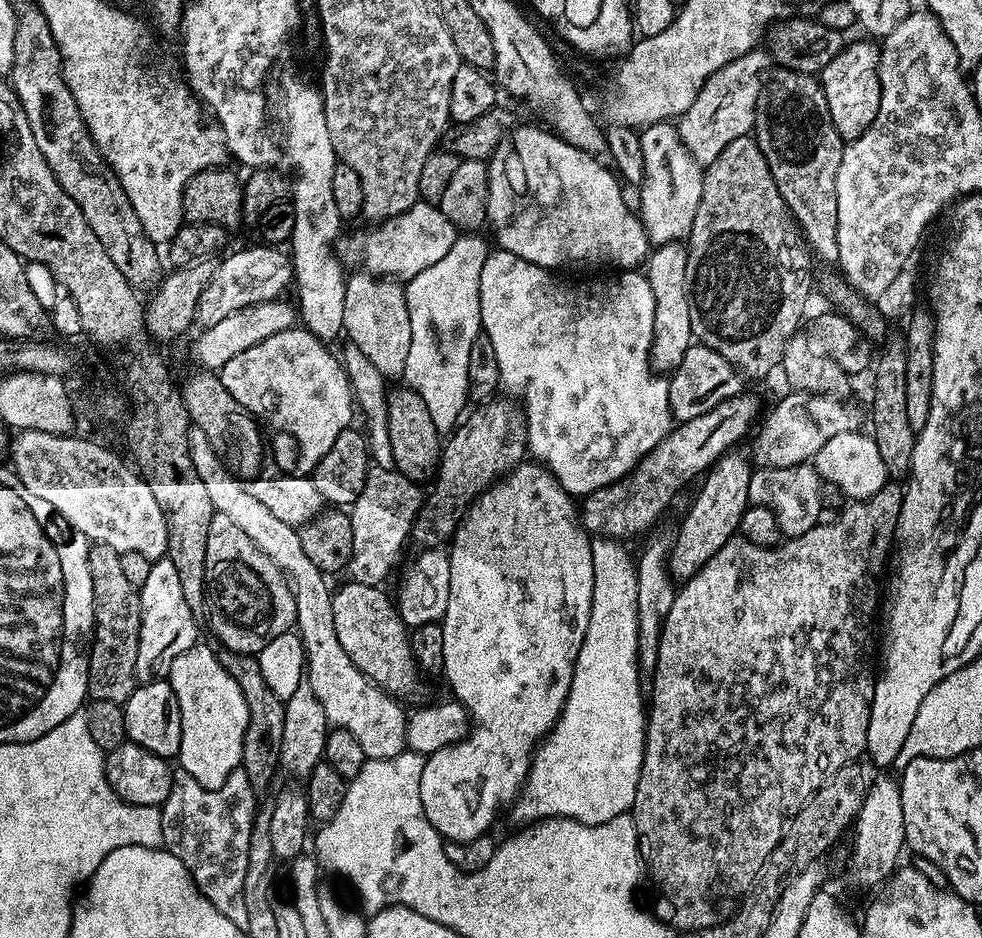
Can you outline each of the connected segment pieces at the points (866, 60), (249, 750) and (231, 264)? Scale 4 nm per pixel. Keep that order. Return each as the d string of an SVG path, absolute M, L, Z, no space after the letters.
M871 39L856 40L845 43L841 52L818 73L818 79L826 94L826 106L830 110L830 122L834 124L834 130L846 142L862 138L866 130L870 130L870 122L878 118L878 102L881 98L880 90L880 50Z
M227 650L219 653L222 666L238 682L242 690L242 698L246 698L246 710L248 711L248 725L246 726L246 738L242 742L242 758L240 763L250 778L250 786L257 794L263 794L272 784L276 772L280 768L280 755L282 754L282 726L284 725L285 701L278 698L266 686L262 679L262 670L258 670L256 656L247 656L241 652L229 652Z
M276 246L259 247L232 252L221 264L217 263L213 267L210 282L206 282L198 298L194 321L197 329L215 326L222 318L229 317L243 307L268 303L285 295L283 292L290 288L294 280L294 269L289 253Z

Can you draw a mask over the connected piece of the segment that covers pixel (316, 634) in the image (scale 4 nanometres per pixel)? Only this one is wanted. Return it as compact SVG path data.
M194 426L188 429L188 445L190 458L194 462L194 470L198 470L198 478L206 486L213 512L226 514L242 534L246 534L280 568L286 578L290 590L294 594L296 607L295 631L300 633L300 641L306 657L306 682L318 698L329 725L332 728L350 730L354 738L358 738L358 746L362 746L365 757L370 760L394 758L405 751L407 719L406 712L400 709L401 701L393 698L384 689L369 680L354 662L350 662L350 654L342 650L342 642L338 642L338 634L334 630L334 610L332 609L333 589L328 588L325 573L310 562L310 558L302 550L299 531L286 522L280 521L237 477L225 468L218 458L214 446L210 446L210 438L202 434Z

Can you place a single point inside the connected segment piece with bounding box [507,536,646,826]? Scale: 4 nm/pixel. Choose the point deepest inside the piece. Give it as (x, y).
(587, 768)

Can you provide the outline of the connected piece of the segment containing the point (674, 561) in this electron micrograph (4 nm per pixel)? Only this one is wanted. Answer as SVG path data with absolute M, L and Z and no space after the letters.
M739 450L725 452L707 472L703 473L704 485L696 496L696 501L688 508L684 521L680 524L680 533L675 533L672 541L672 553L668 556L668 571L677 581L689 580L699 568L726 542L740 531L742 514L750 506L750 478L754 468L749 457Z

